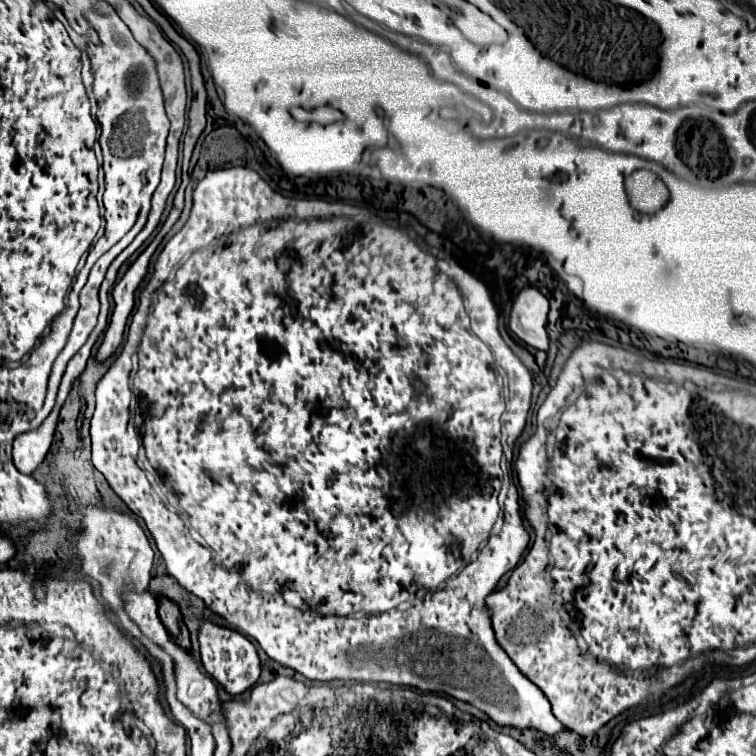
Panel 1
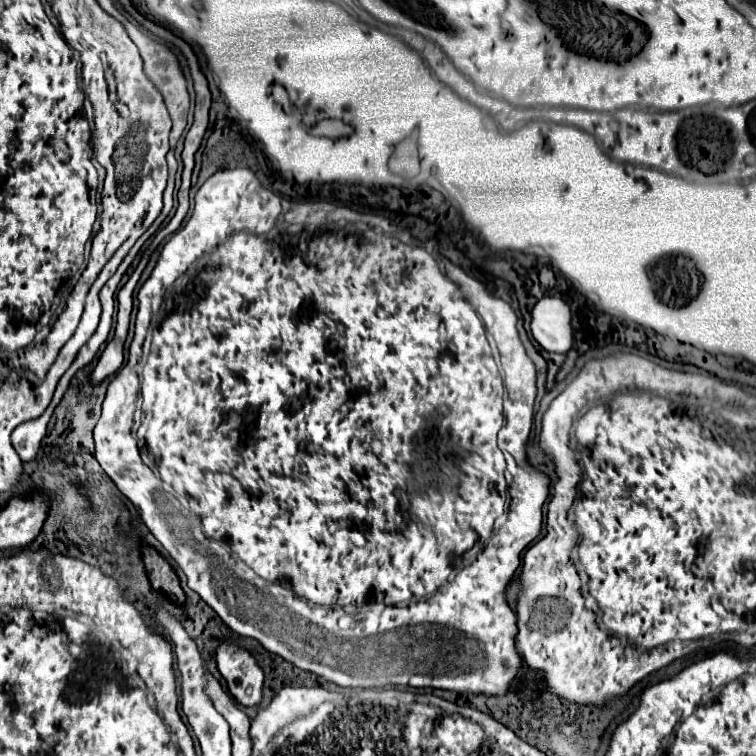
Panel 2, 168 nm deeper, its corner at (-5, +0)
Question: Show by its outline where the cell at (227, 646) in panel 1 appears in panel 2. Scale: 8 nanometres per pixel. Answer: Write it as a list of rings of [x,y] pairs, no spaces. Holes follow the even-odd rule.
[[[221,643],[215,649],[217,669],[227,681],[229,693],[245,707],[253,707],[261,701],[263,689],[263,669],[257,659],[235,643]]]

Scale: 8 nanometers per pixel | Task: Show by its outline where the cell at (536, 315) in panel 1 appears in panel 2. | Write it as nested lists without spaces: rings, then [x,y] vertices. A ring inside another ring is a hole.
[[[541,297],[531,311],[531,335],[549,353],[567,353],[573,343],[571,309],[559,297]]]

